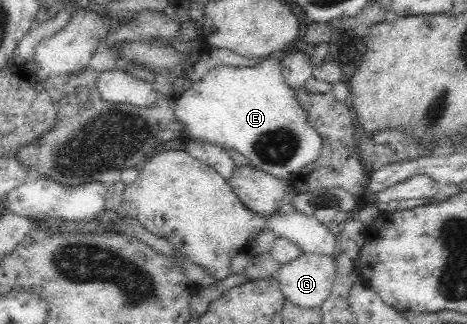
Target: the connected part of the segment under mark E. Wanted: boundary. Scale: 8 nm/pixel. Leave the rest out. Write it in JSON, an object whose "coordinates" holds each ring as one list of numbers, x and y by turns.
{"coordinates":[[280,54,269,56,253,66,217,66,175,98,174,113,177,121,187,130,188,140,213,144,221,149,232,149,243,155,255,167,281,180,292,180,303,167,320,156,321,136,307,122,307,111,295,99,295,91,287,86,282,75]]}

